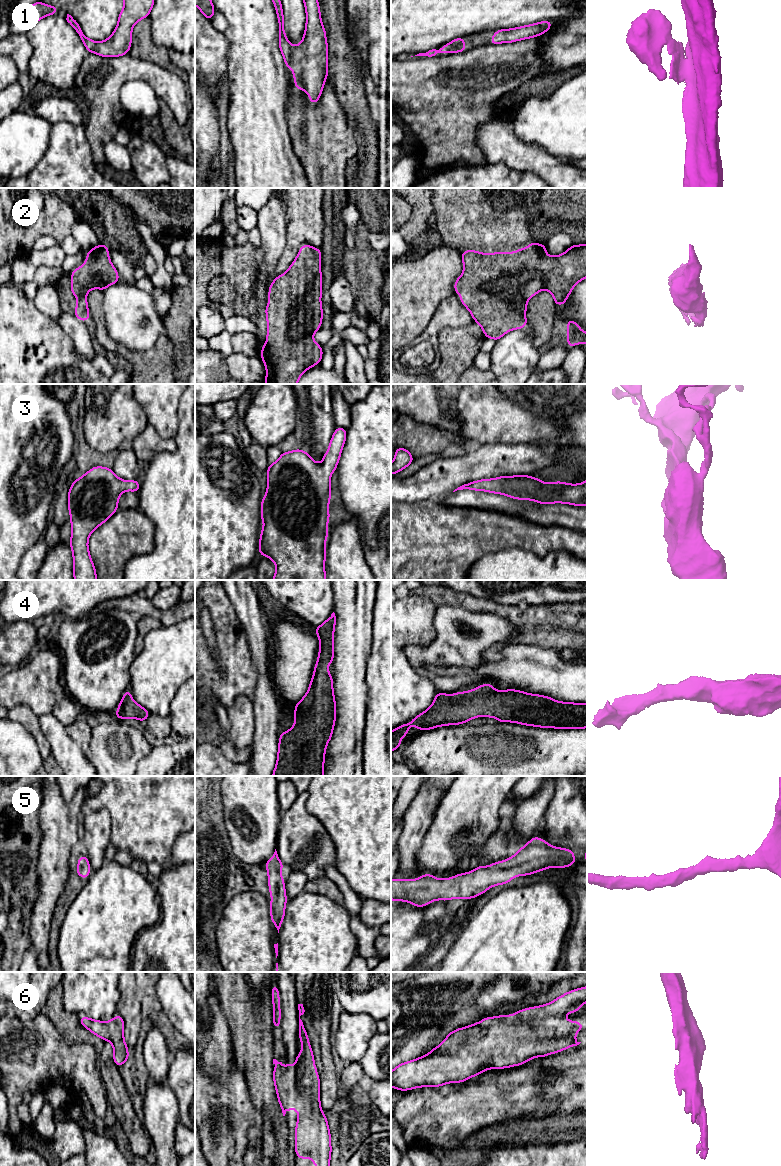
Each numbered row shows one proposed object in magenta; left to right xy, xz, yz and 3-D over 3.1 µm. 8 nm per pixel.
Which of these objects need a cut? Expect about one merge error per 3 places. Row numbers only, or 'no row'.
no row

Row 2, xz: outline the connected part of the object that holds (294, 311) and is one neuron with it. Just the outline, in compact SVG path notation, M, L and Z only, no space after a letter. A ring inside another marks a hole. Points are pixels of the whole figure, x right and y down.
M303 244L289 269L269 286L267 341L260 354L267 370L265 384L297 384L305 371L321 362L322 347L312 337L323 319L321 255L322 250Z

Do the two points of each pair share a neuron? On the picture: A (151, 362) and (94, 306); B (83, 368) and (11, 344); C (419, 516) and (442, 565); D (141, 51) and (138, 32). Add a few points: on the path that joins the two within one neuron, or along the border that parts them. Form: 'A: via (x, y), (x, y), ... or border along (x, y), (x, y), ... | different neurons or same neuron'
A: via (132, 356), (114, 347), (101, 334), (100, 325) | same neuron
B: via (65, 363), (33, 363), (29, 359) | same neuron
C: via (419, 528), (419, 542), (430, 553) | same neuron
D: via (141, 46), (141, 37) | same neuron

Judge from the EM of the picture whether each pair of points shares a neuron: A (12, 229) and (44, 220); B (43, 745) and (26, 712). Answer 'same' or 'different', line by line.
A: same
B: same

